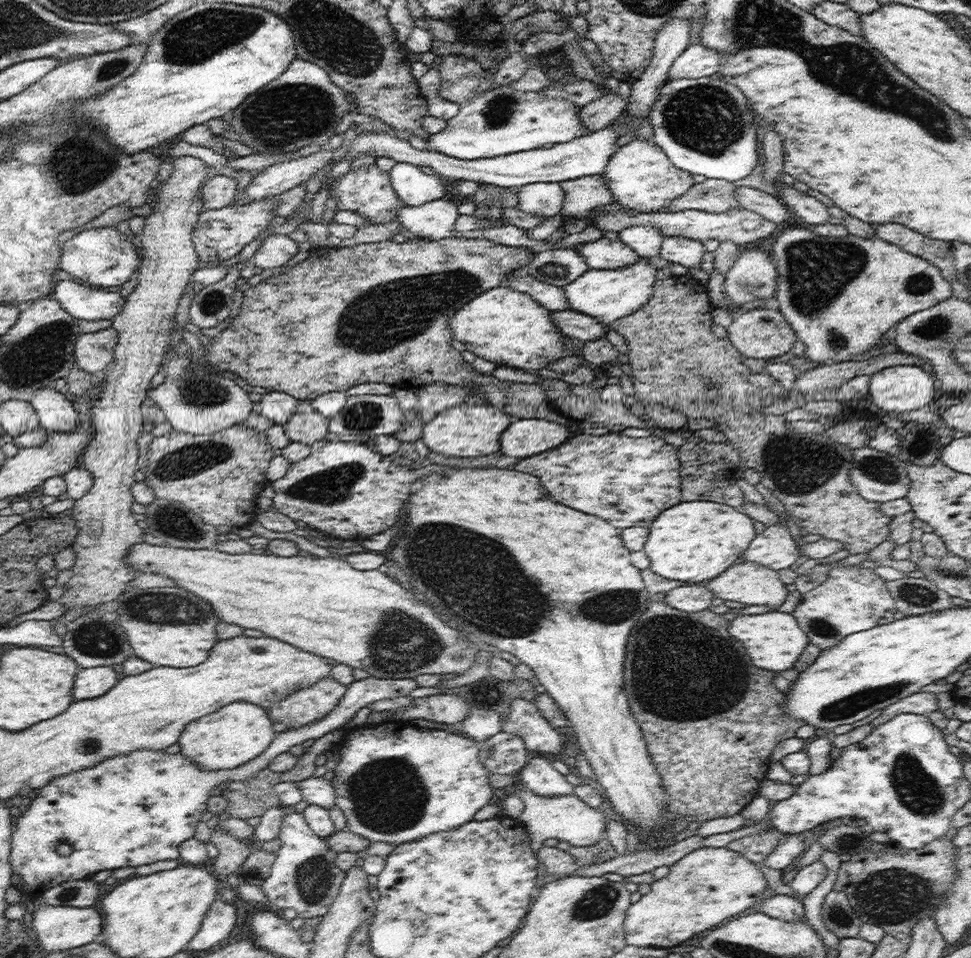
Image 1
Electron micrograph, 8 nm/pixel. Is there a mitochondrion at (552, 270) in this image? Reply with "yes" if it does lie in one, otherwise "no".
yes

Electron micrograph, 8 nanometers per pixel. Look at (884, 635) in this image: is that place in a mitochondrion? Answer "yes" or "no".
no

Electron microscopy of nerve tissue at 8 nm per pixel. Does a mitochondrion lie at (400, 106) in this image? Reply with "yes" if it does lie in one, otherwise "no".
no

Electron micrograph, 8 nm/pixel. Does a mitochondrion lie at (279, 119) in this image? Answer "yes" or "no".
yes

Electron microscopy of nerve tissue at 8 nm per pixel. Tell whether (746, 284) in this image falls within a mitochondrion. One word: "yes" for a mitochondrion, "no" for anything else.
yes

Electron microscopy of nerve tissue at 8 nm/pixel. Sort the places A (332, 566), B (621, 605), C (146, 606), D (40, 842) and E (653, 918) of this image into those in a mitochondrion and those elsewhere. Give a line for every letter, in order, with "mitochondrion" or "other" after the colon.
A: other
B: mitochondrion
C: mitochondrion
D: other
E: other

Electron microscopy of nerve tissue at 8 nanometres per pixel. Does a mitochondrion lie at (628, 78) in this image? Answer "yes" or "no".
no

